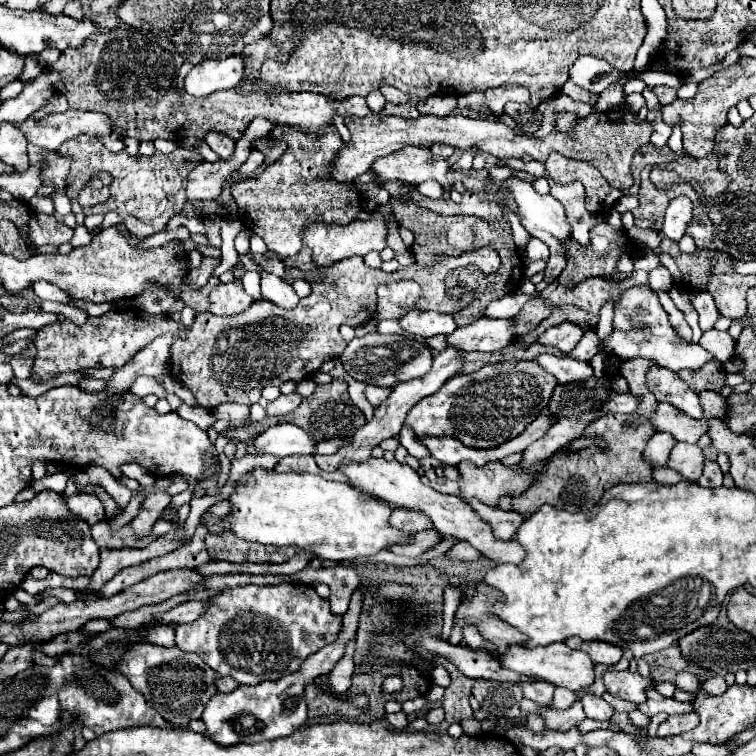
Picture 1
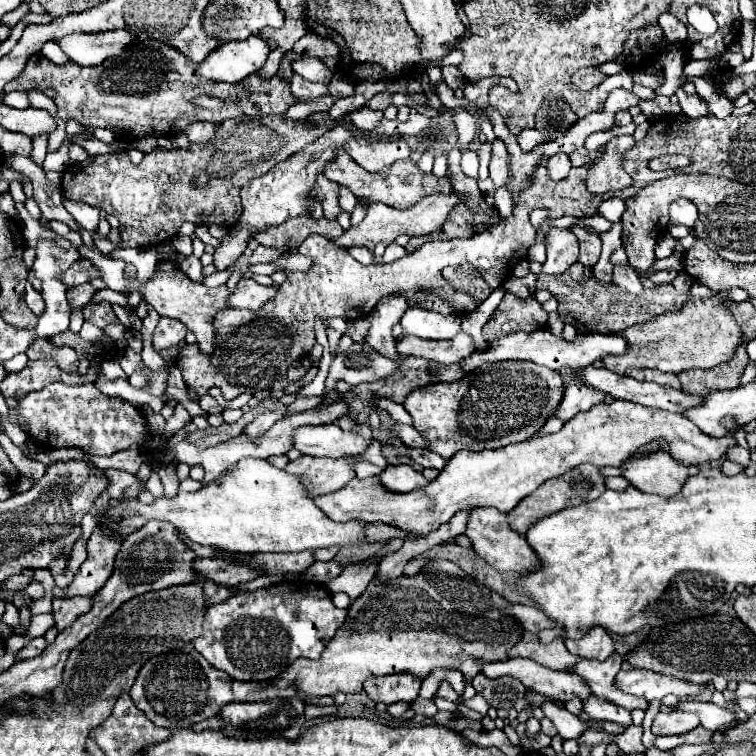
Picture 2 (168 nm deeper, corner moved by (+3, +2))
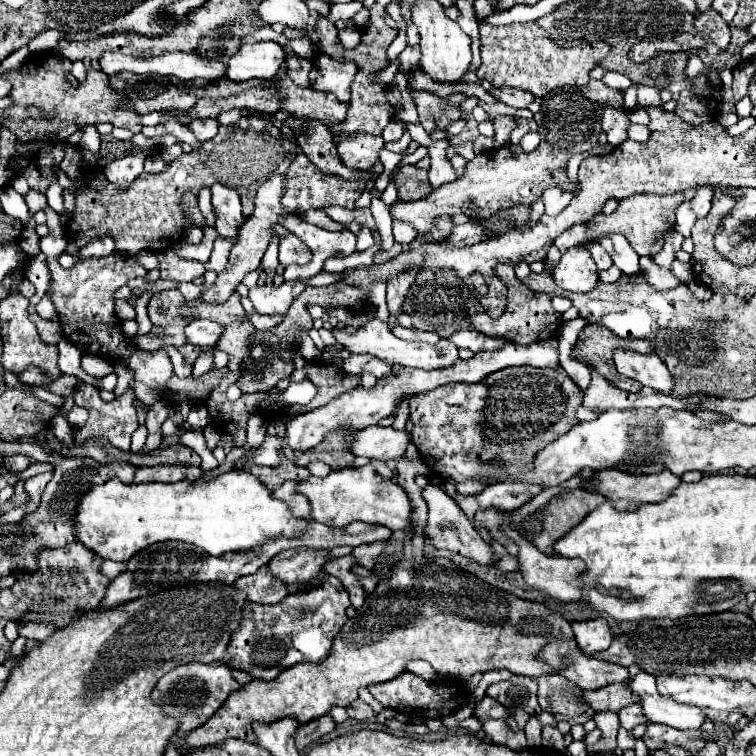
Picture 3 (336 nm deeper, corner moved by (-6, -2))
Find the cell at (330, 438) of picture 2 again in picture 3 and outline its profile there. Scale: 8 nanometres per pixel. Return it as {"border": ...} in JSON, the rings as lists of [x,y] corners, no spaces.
{"border":[[[366,427],[358,431],[356,441],[348,445],[352,455],[356,457],[368,457],[368,459],[400,459],[406,453],[406,447],[410,443],[410,433],[396,431],[392,427]]]}

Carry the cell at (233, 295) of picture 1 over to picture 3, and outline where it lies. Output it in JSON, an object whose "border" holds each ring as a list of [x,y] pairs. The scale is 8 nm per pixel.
{"border":[[[284,281],[280,287],[254,287],[250,289],[248,297],[254,305],[254,309],[262,315],[276,315],[276,313],[286,313],[292,301],[306,289],[304,283],[300,281]]]}

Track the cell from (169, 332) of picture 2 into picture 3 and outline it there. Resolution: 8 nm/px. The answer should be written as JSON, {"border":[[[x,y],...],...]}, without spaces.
{"border":[[[196,319],[186,327],[186,337],[188,343],[198,345],[198,347],[214,347],[218,339],[222,337],[224,327],[218,325],[216,321],[206,321],[206,319]]]}

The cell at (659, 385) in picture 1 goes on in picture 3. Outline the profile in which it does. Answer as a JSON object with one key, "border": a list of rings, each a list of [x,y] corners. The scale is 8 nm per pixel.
{"border":[[[616,349],[614,365],[620,375],[630,377],[664,395],[670,395],[674,379],[670,377],[670,371],[666,369],[666,365],[660,361],[660,357],[656,353],[642,355],[642,353],[626,351],[626,349]]]}

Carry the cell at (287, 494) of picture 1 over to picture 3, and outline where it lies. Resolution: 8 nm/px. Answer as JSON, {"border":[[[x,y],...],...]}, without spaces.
{"border":[[[232,469],[212,479],[178,481],[178,483],[140,483],[126,485],[120,479],[110,479],[102,485],[90,487],[78,501],[74,517],[74,535],[102,559],[128,561],[138,551],[160,541],[184,541],[220,557],[228,551],[238,551],[234,545],[248,545],[240,549],[256,549],[274,537],[298,537],[306,529],[306,521],[296,519],[284,501],[274,499],[272,493],[248,471]]]}

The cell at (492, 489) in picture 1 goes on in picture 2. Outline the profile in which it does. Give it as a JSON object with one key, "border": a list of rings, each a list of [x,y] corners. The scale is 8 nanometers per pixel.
{"border":[[[611,401],[599,403],[585,413],[577,413],[569,419],[561,431],[531,437],[525,443],[507,445],[501,449],[489,451],[457,451],[439,477],[431,481],[423,489],[415,489],[409,493],[389,493],[385,487],[375,479],[353,479],[345,487],[335,493],[319,495],[315,501],[317,505],[329,515],[333,521],[349,521],[349,519],[363,519],[363,521],[385,521],[397,525],[399,529],[411,533],[429,533],[439,525],[447,523],[457,511],[473,509],[473,507],[495,507],[501,513],[509,513],[523,497],[533,493],[543,481],[563,475],[565,471],[591,463],[597,467],[605,465],[621,465],[623,459],[647,447],[653,439],[663,437],[665,445],[663,451],[673,453],[673,457],[681,459],[687,465],[699,465],[705,461],[723,459],[727,447],[735,445],[733,435],[715,439],[697,429],[685,415],[669,413],[657,407],[645,407],[631,401]]]}

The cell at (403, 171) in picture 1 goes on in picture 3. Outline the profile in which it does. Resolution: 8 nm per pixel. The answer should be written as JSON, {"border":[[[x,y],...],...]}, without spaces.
{"border":[[[366,133],[334,135],[334,141],[340,161],[356,171],[370,171],[378,161],[378,153],[385,144],[381,136]]]}

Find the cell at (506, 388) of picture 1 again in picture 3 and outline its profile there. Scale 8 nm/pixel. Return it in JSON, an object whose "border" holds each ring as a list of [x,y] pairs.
{"border":[[[510,367],[510,369],[502,369],[498,373],[492,373],[484,381],[474,383],[474,385],[470,385],[470,383],[448,383],[448,385],[440,385],[438,389],[434,389],[434,391],[422,395],[422,397],[412,397],[410,399],[410,421],[414,423],[412,443],[418,447],[422,459],[428,463],[428,467],[432,471],[436,471],[444,481],[452,481],[454,487],[456,487],[456,491],[460,495],[478,495],[478,493],[484,491],[484,487],[490,485],[490,475],[486,475],[486,471],[482,467],[484,463],[502,461],[502,463],[508,465],[508,475],[518,475],[520,471],[530,469],[538,451],[542,451],[548,443],[552,443],[562,433],[568,433],[574,427],[574,411],[576,411],[578,405],[582,405],[582,397],[584,397],[584,391],[568,377],[566,371],[560,371],[560,369],[538,369],[538,367]]]}

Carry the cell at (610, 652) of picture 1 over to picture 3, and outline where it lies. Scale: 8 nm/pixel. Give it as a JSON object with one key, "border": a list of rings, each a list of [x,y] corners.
{"border":[[[598,617],[598,619],[588,619],[588,621],[572,621],[570,625],[576,635],[578,647],[584,653],[598,653],[610,647],[612,633],[606,619]]]}

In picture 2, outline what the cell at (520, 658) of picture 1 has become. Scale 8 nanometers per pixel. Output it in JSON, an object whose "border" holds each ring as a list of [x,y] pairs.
{"border":[[[615,651],[613,655],[609,655],[605,661],[597,661],[597,659],[579,659],[575,665],[571,665],[567,671],[579,675],[585,685],[589,685],[589,689],[593,691],[593,695],[603,697],[607,701],[613,701],[625,709],[647,709],[647,701],[641,701],[641,697],[629,697],[629,693],[621,693],[615,685],[613,679],[619,673],[623,663],[623,657]]]}

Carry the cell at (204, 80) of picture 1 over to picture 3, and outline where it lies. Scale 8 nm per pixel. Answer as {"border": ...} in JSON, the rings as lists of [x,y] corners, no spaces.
{"border":[[[274,41],[244,43],[240,51],[228,59],[226,77],[234,81],[270,79],[278,73],[284,59],[284,49]]]}

